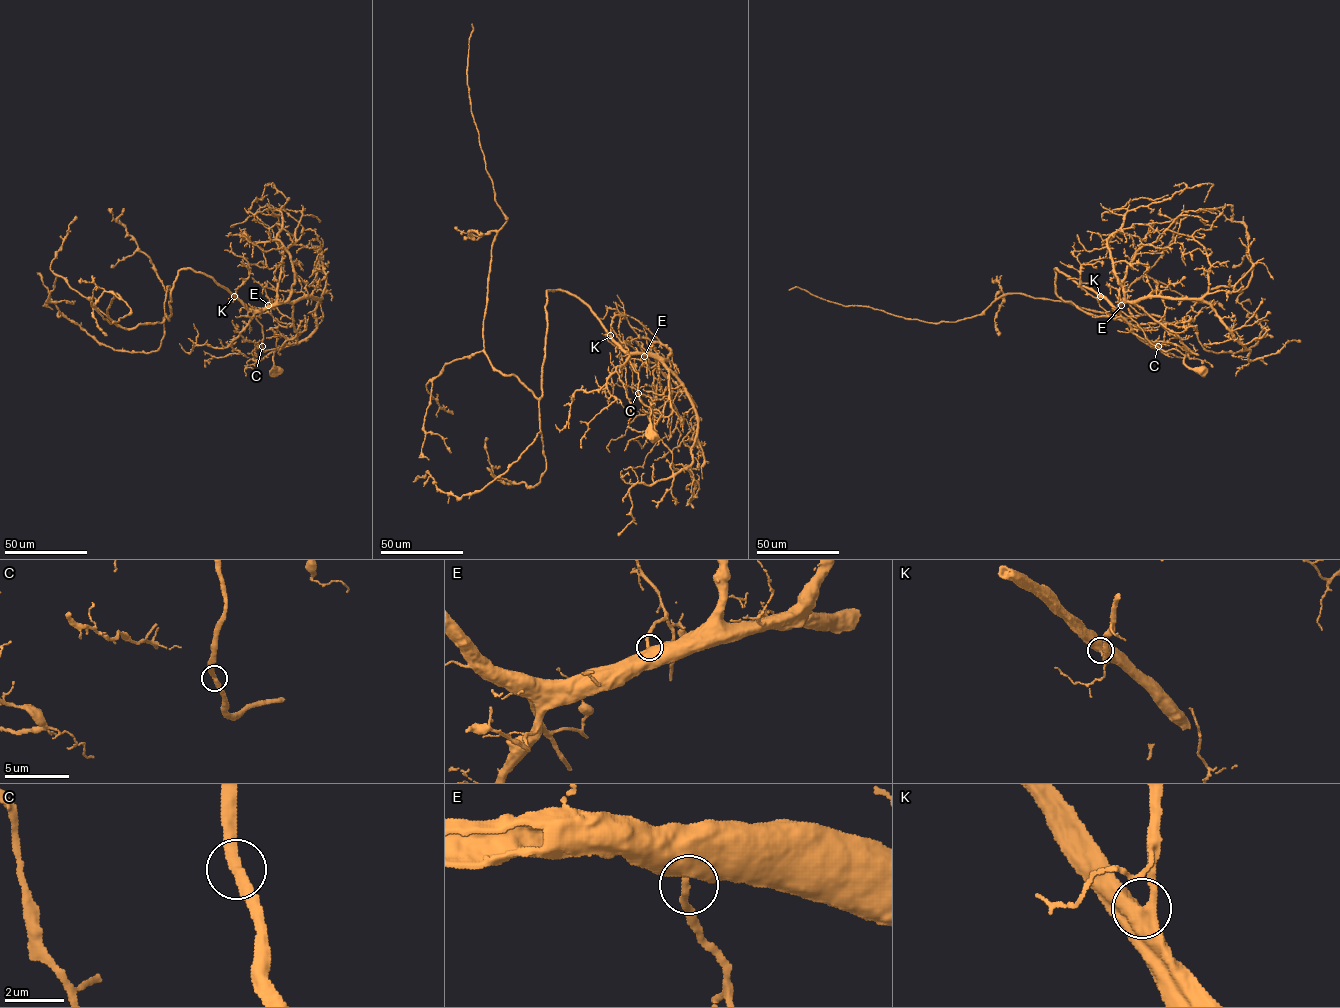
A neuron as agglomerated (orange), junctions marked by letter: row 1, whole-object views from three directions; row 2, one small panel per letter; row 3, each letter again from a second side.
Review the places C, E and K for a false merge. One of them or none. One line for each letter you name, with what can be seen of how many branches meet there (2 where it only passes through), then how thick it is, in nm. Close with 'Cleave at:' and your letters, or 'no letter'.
Cleave at: no letter

